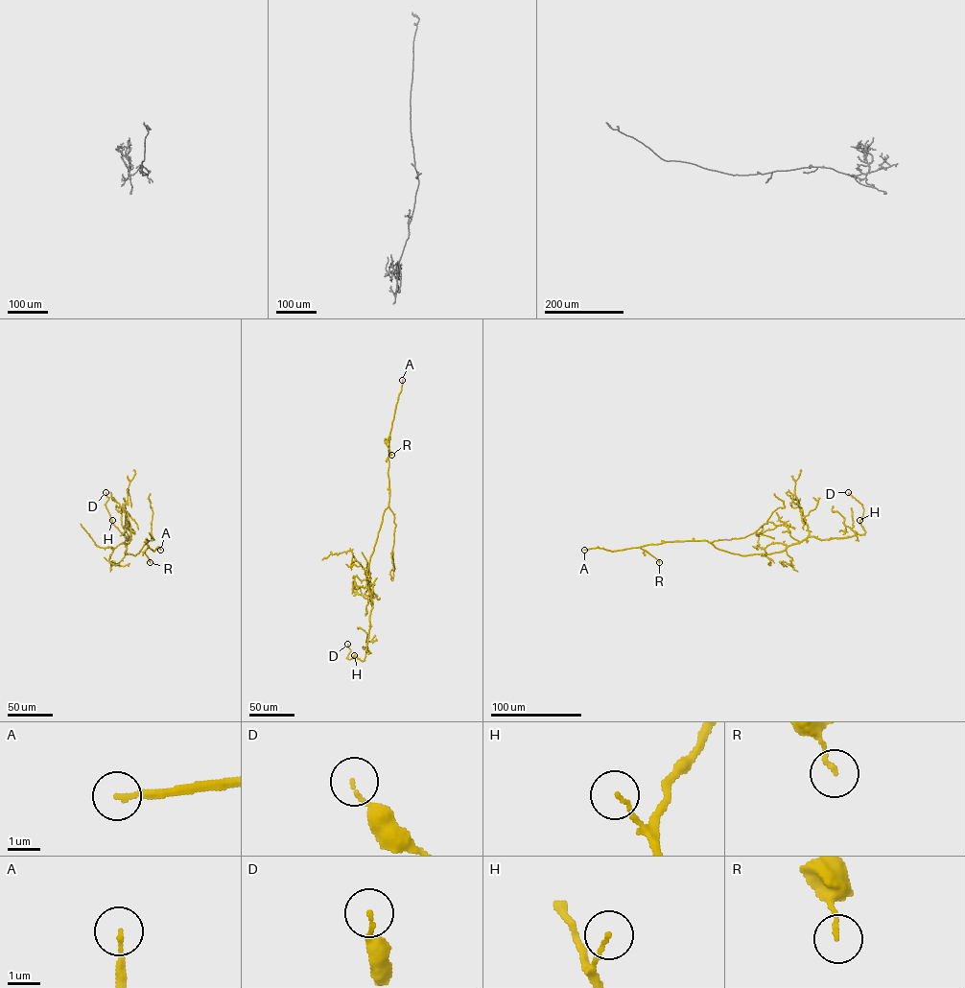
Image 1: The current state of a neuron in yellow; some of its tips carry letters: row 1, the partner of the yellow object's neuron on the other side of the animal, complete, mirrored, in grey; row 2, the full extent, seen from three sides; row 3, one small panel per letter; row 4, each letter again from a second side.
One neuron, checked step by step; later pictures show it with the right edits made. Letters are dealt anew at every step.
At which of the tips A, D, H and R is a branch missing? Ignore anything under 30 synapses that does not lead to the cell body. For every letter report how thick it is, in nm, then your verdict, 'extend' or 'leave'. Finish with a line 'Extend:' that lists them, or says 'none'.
A: 140 nm | extend
D: 100 nm | leave
H: 90 nm | leave
R: 100 nm | leave
Extend: A

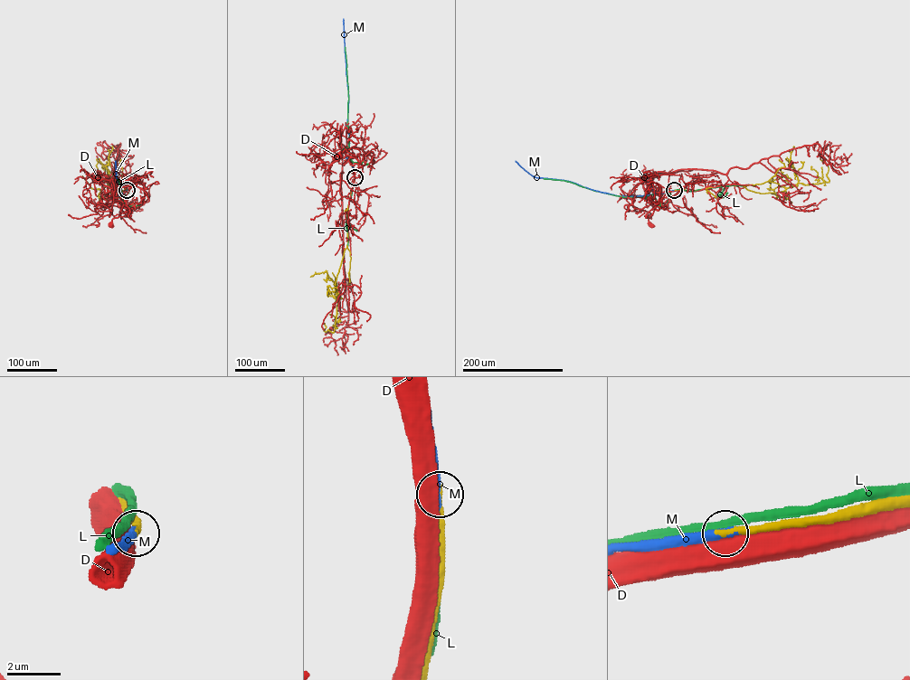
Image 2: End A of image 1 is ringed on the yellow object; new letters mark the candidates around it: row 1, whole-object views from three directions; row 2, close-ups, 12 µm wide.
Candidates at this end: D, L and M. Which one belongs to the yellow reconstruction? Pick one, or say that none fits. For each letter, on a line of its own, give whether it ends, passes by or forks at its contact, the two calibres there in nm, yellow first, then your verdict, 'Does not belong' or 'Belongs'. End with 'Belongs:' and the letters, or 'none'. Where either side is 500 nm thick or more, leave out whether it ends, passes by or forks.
D: Thickness 160 nm (yellow) against 750 nm. Does not belong
L: It passes by. Thickness 320 nm (yellow) against 320 nm. Does not belong
M: It ends there. Thickness 280 nm (yellow) against 320 nm. Belongs
Belongs: M

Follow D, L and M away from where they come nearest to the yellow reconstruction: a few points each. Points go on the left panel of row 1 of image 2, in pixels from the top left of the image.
D: (127, 190), (121, 195), (120, 202), (127, 213), (113, 218), (110, 225)
L: (127, 190), (119, 196), (117, 178)
M: (127, 190), (118, 196), (120, 189), (116, 161)

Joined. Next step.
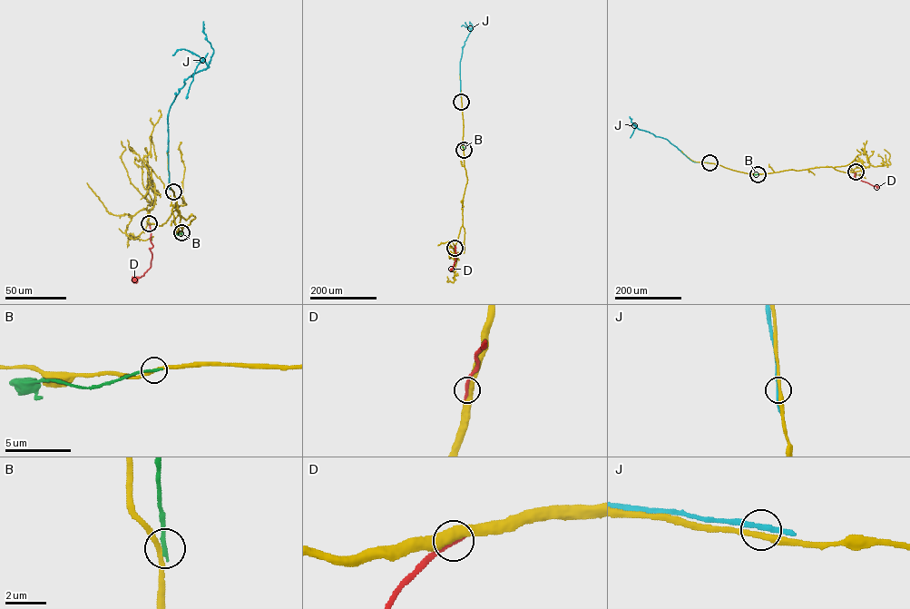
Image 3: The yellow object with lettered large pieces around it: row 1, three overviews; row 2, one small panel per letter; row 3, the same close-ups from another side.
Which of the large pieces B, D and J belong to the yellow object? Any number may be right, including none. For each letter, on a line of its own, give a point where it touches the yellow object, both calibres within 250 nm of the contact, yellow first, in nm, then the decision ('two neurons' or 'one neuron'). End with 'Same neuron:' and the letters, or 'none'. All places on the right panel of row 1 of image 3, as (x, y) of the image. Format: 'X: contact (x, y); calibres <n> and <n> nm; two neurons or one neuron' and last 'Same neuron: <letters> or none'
B: contact (758, 174); calibres 240 and 240 nm; two neurons
D: contact (856, 171); calibres 480 and 320 nm; one neuron
J: contact (709, 162); calibres 280 and 260 nm; two neurons
Same neuron: D

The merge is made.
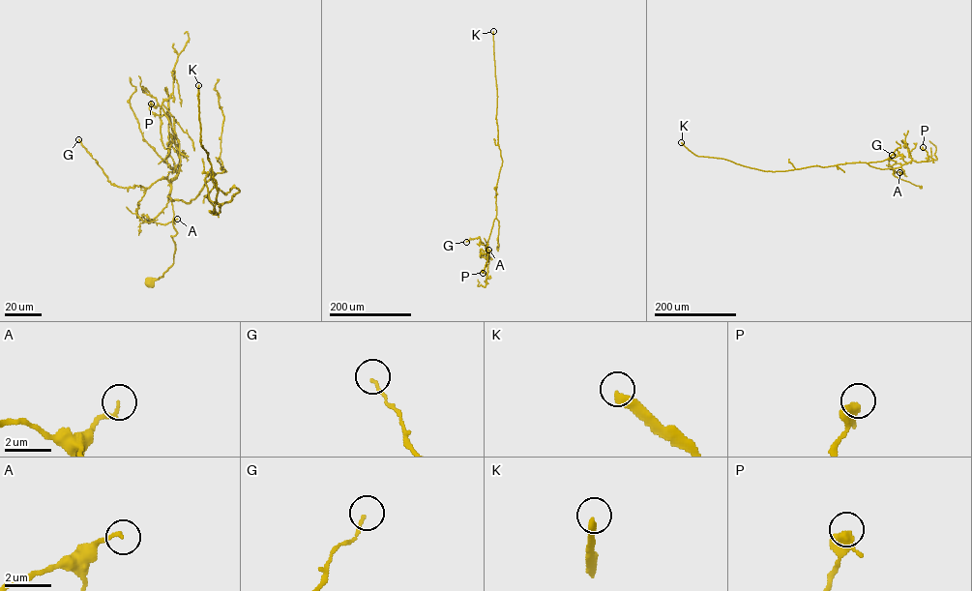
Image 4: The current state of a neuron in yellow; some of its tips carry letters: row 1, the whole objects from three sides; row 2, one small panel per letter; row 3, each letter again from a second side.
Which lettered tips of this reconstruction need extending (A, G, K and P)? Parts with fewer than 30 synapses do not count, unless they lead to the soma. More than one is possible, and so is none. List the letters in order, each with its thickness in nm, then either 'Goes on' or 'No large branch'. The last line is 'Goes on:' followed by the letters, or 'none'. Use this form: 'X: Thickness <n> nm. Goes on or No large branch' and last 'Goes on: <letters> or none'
A: Thickness 130 nm. No large branch
G: Thickness 100 nm. No large branch
K: Thickness 320 nm. Goes on
P: Thickness 340 nm. No large branch
Goes on: K

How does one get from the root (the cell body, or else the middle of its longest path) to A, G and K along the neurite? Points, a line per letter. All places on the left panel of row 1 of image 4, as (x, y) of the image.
A: (151, 281), (173, 263), (169, 192), (156, 217), (142, 215), (162, 224), (177, 219)
G: (151, 281), (173, 263), (171, 236), (177, 231), (170, 184), (165, 177), (148, 188), (112, 185), (78, 139)
K: (151, 281), (173, 263), (171, 200), (189, 203), (213, 173), (224, 193), (239, 191), (211, 212), (198, 85)

